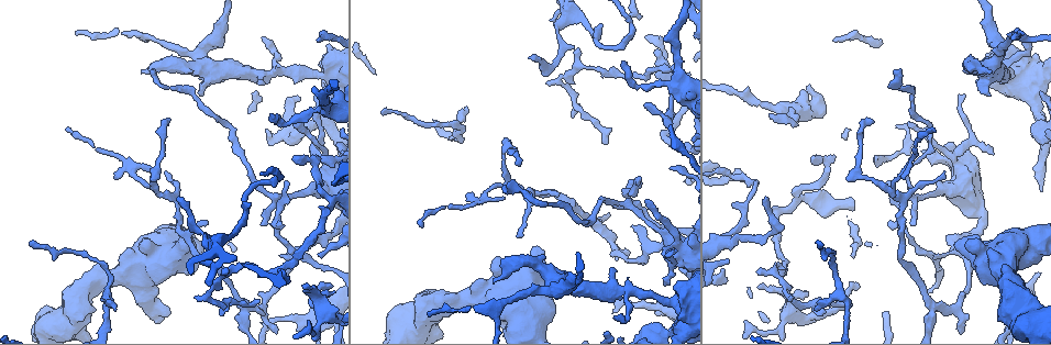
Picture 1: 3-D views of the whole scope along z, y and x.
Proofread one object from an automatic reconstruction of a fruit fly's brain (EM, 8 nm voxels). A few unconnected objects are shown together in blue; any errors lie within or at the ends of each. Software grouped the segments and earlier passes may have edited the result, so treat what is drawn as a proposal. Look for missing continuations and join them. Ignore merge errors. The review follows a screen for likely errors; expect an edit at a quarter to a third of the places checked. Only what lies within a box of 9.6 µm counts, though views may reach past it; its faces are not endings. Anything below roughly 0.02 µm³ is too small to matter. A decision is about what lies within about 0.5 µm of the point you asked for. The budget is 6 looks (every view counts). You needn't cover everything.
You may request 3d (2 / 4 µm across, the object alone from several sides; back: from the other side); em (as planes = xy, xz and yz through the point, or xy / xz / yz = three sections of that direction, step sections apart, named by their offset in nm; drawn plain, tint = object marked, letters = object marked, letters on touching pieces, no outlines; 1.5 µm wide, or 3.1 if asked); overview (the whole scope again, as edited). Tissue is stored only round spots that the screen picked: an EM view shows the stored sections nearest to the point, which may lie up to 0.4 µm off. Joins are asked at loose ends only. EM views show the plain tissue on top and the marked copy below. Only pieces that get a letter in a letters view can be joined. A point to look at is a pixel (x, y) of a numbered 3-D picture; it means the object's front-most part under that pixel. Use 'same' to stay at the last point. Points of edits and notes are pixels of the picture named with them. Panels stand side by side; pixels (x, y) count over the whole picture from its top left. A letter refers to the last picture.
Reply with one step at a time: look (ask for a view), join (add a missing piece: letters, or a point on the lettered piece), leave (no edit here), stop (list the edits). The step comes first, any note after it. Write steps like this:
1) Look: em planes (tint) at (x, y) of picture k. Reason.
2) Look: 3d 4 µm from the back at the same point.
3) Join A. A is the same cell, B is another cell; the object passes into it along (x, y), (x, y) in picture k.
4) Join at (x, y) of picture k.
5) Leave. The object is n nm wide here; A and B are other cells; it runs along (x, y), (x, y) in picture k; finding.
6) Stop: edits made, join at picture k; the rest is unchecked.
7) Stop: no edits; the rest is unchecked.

Look: em yz step 4 (letters) at (466, 193) of picture 1. Free end.

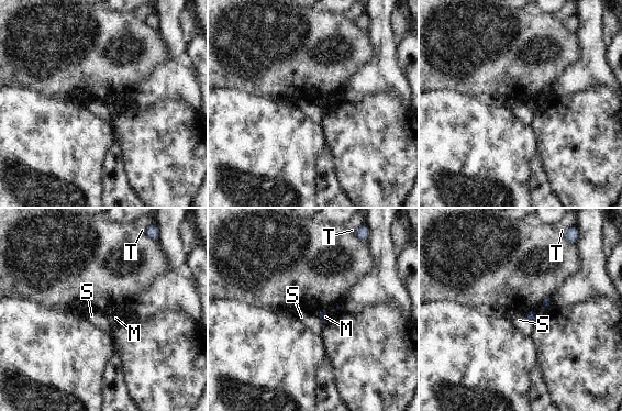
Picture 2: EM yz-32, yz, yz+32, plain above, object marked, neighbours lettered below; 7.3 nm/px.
Leave. M, S and T are other cells; a border runs along (522, 313), (532, 324) in picture 2; none of them fits.

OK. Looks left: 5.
Look: em planes (tint) at (200, 94) of picture 1. Free end.

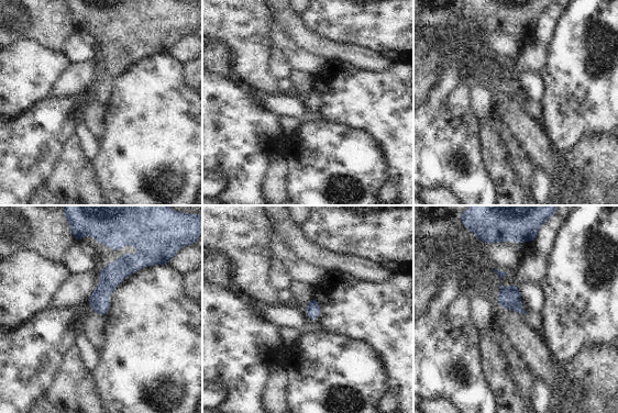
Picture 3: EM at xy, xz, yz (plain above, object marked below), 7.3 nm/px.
Look: em planes (letters) at the same point. What lies round it.

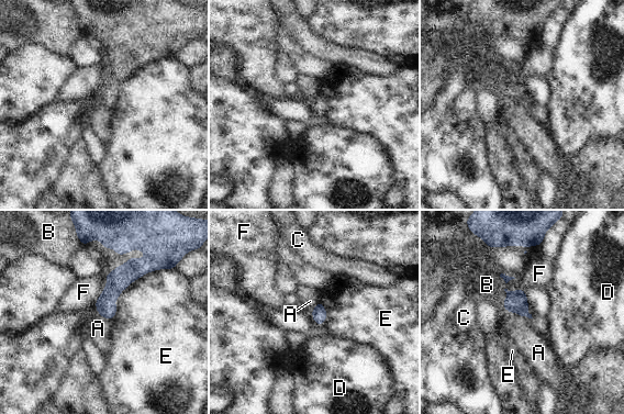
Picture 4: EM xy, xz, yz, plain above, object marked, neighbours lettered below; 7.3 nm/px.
Leave. A, B, C, D, E and F are other cells; a border runs along (506, 311), (512, 311), (523, 317) in picture 4; none of them fits.

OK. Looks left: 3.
Look: 3d 2 µm at (278, 255) of picture 1.

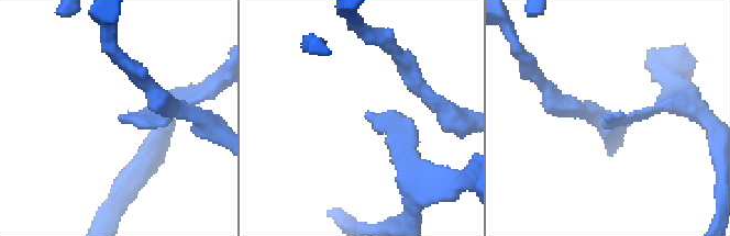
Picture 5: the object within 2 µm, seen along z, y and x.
Look: em yz step 8 (tint) at (605, 119) of picture 5. Now the EM.

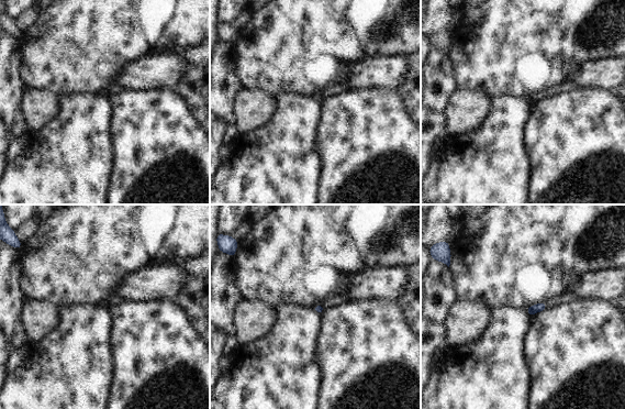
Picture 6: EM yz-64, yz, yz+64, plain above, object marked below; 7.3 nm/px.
Look: em planes (letters) at the same point. Cut it another way.

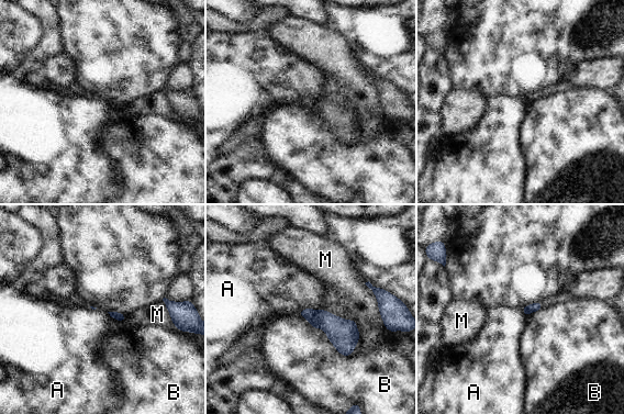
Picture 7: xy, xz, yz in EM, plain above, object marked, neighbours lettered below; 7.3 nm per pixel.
Leave. The longest contact is with B, 500 nm; A, B and M are other cells; a border runs along (311, 308), (304, 308), (298, 312) in picture 7; no lettered piece goes on from it.

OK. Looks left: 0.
Stop: no edits; the rest is unchecked.

